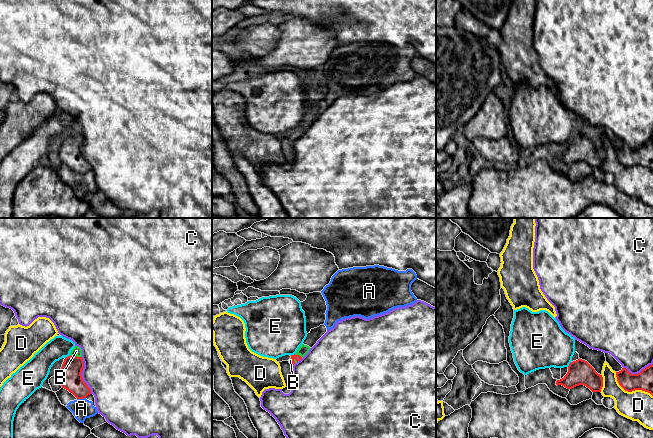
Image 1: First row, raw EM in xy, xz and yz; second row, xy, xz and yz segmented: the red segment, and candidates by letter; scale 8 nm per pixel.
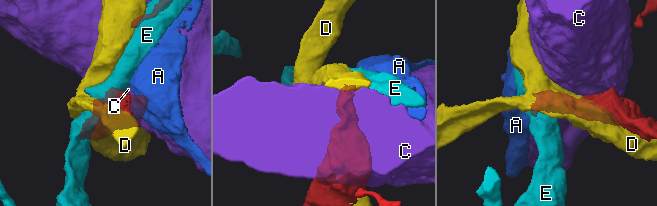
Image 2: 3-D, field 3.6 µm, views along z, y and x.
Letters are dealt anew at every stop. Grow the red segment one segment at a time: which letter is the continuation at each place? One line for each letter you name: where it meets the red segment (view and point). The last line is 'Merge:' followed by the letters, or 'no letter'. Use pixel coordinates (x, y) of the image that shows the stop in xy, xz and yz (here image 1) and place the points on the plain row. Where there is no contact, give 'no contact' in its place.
B: xy (76, 132)
Merge: B

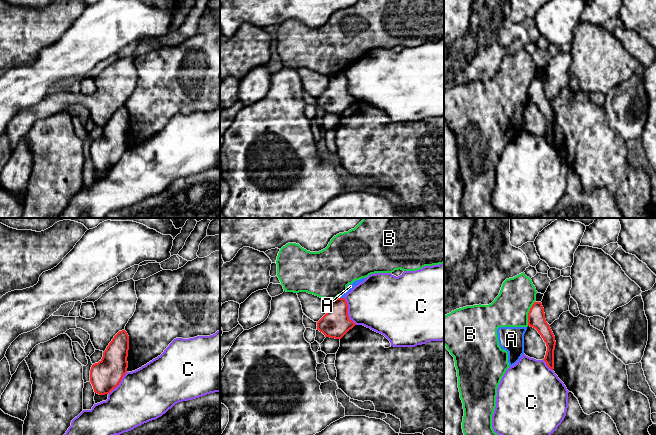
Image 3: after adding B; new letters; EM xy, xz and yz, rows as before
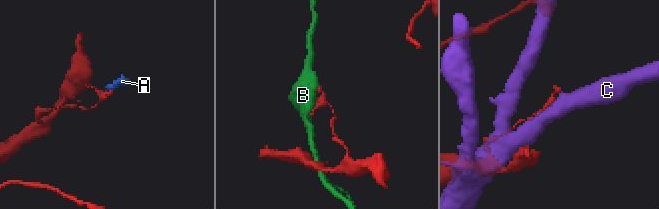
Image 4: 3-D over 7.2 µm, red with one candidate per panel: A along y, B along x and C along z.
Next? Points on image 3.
Merge: no letter

